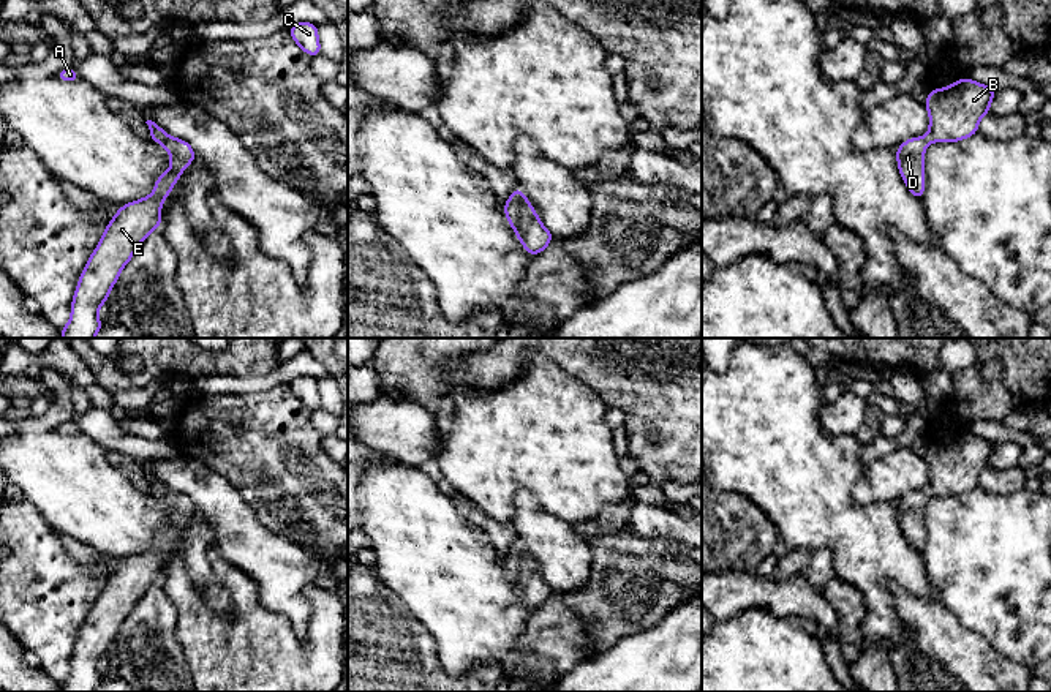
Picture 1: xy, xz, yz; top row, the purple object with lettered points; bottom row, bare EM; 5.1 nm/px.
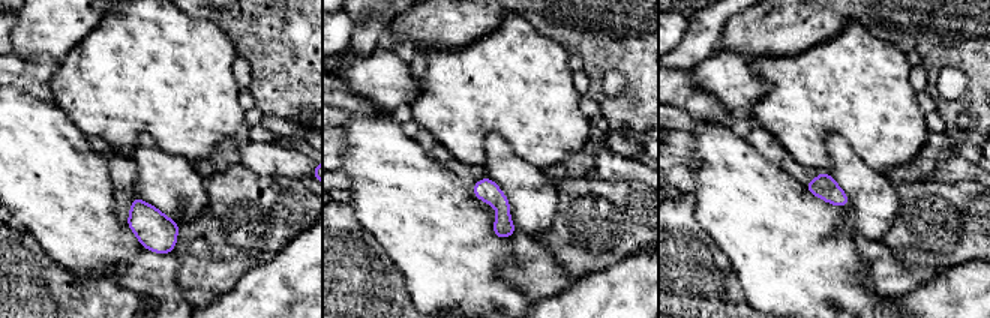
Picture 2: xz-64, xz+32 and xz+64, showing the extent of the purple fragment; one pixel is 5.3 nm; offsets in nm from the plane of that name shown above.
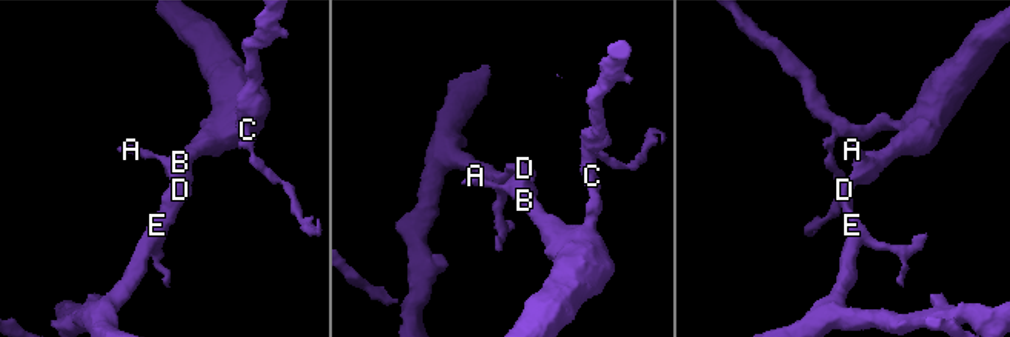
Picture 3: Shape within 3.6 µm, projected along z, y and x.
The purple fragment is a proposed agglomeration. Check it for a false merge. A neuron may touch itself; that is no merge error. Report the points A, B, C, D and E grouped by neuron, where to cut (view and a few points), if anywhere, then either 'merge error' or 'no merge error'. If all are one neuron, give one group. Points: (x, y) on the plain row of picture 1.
A B C D E | no cut | no merge error

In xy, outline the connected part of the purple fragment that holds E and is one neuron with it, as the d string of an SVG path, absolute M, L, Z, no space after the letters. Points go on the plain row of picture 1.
M145 476L150 493L171 509L171 521L155 534L155 543L144 553L119 561L85 618L73 649L70 676L60 684L62 692L95 692L103 681L98 662L107 656L122 622L130 616L145 591L161 580L160 562L180 528L196 512L186 495L171 491L155 476Z

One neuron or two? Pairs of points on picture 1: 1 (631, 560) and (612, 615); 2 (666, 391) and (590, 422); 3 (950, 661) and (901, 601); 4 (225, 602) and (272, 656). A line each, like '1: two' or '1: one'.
1: one
2: two
3: one
4: two

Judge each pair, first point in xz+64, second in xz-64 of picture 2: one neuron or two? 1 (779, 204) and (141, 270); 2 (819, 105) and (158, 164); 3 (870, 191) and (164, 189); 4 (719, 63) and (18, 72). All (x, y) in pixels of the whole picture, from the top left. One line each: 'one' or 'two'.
1: two
2: two
3: one
4: one

